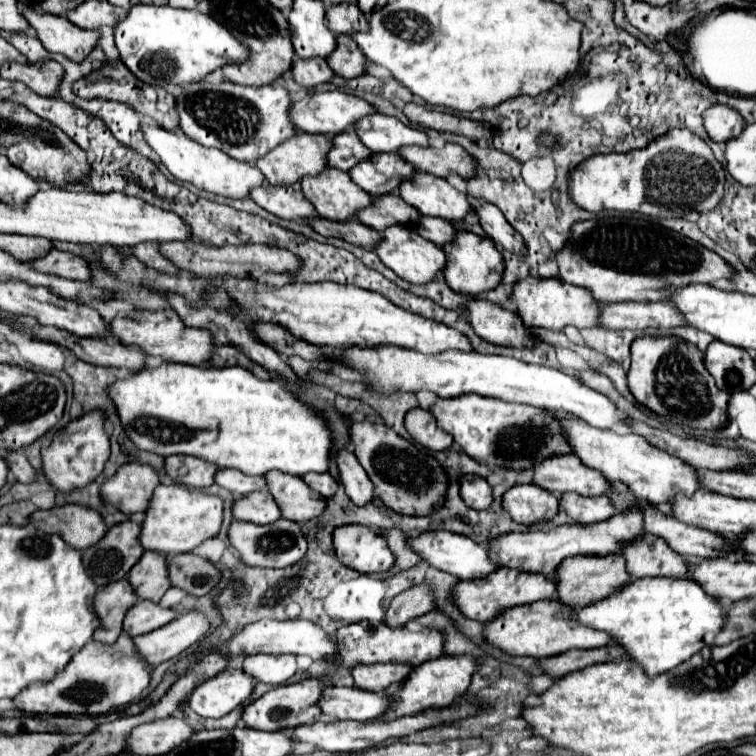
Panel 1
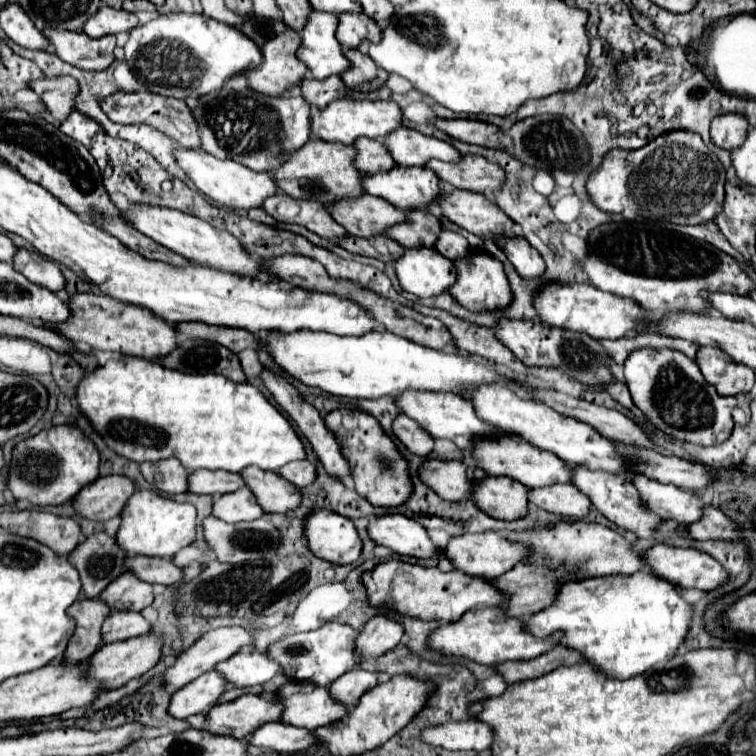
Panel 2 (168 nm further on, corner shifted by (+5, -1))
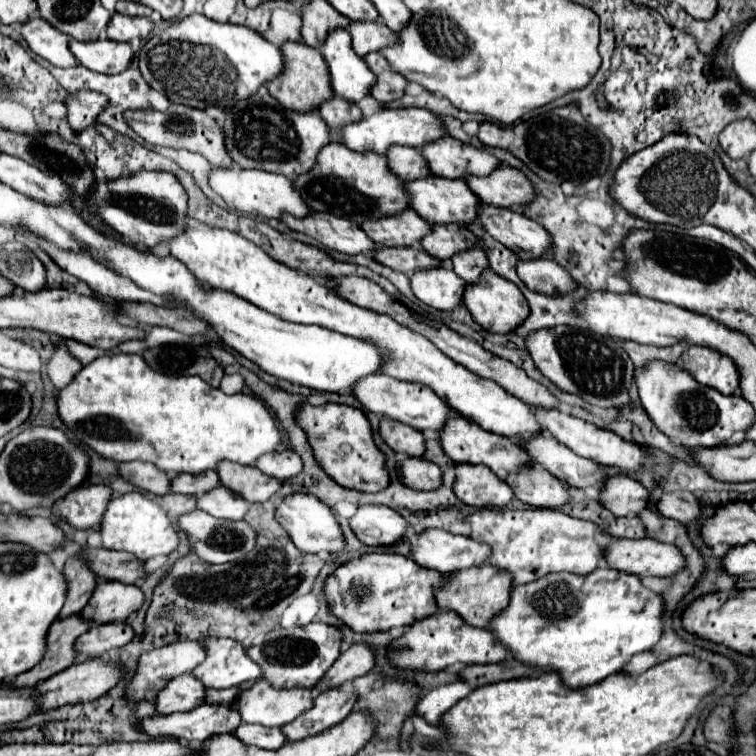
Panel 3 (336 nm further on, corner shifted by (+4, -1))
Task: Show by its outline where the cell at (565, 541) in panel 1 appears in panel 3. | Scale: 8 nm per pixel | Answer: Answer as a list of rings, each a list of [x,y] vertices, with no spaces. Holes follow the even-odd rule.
[[[429,528],[417,534],[417,540],[411,544],[411,558],[423,566],[449,574],[455,570],[483,566],[487,564],[491,550],[487,544],[473,542],[467,536],[455,536],[447,530]]]

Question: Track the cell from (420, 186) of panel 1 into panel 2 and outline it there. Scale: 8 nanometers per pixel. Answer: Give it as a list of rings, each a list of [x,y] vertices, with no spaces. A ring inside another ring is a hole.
[[[470,190],[442,192],[434,204],[440,208],[440,216],[448,218],[456,226],[476,234],[516,234],[514,222],[488,198]]]

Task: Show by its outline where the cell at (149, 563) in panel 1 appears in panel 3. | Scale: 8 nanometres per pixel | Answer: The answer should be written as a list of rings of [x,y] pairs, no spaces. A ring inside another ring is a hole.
[[[117,580],[99,582],[93,590],[91,600],[81,610],[83,618],[95,624],[103,622],[125,622],[143,604],[143,592],[133,584]]]

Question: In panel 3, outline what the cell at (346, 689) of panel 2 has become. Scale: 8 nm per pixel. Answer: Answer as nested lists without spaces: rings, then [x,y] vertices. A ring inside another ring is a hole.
[[[351,684],[325,690],[315,698],[315,706],[311,706],[307,714],[301,714],[295,718],[295,722],[281,726],[283,736],[287,742],[299,742],[299,738],[315,736],[327,728],[337,726],[349,716],[355,700],[357,694],[351,690]]]

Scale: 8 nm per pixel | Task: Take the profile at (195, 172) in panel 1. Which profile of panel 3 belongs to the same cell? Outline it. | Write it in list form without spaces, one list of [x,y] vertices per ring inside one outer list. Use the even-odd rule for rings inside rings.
[[[241,166],[211,170],[209,174],[211,188],[227,202],[229,208],[235,208],[245,214],[265,216],[265,218],[281,218],[283,214],[291,214],[295,218],[305,218],[311,214],[309,206],[299,198],[299,190],[295,190],[293,180],[283,174],[271,174],[263,170],[245,170]]]

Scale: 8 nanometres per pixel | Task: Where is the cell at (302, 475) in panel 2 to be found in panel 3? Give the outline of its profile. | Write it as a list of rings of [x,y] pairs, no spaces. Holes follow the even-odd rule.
[[[283,446],[283,450],[277,450],[275,454],[263,454],[263,458],[259,458],[259,462],[255,462],[255,466],[267,476],[285,480],[285,478],[297,476],[303,468],[303,462],[293,450]]]

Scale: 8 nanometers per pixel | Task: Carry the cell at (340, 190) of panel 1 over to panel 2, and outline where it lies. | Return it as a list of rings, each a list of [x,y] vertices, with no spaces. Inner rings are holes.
[[[370,194],[352,200],[338,200],[328,206],[328,214],[332,214],[348,234],[362,238],[382,234],[386,226],[394,226],[404,218],[404,210]]]

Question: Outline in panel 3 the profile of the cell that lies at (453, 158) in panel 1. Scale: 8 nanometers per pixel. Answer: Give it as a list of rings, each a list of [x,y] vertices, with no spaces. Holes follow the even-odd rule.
[[[505,164],[489,176],[469,176],[467,184],[481,202],[493,204],[497,208],[523,210],[523,206],[535,198],[531,180],[521,170]]]

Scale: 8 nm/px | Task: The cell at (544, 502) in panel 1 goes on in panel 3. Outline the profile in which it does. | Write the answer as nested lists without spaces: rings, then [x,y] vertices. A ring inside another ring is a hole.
[[[455,464],[453,490],[461,502],[473,508],[505,506],[513,498],[513,490],[507,482],[497,478],[487,466]]]

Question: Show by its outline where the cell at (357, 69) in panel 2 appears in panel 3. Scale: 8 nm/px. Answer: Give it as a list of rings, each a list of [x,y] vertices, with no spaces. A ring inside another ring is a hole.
[[[371,52],[369,56],[365,56],[365,62],[377,76],[377,84],[373,86],[373,92],[371,92],[373,98],[377,98],[379,102],[393,102],[405,96],[407,80],[399,72],[391,70],[389,62],[383,58],[381,52]]]

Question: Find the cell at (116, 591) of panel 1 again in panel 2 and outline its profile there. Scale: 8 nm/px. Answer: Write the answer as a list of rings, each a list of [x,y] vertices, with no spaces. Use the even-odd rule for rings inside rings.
[[[84,598],[76,600],[70,606],[68,616],[76,620],[74,636],[66,648],[64,662],[70,664],[86,664],[90,656],[102,646],[102,624],[110,614],[110,606],[100,602],[100,598]]]

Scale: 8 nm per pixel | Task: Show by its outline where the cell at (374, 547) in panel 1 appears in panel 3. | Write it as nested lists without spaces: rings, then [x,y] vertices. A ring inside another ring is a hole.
[[[291,494],[283,498],[283,502],[275,508],[275,518],[281,522],[281,526],[287,530],[293,544],[303,552],[339,552],[343,548],[343,536],[339,530],[339,524],[335,522],[333,512],[327,504],[319,502],[311,494]]]

